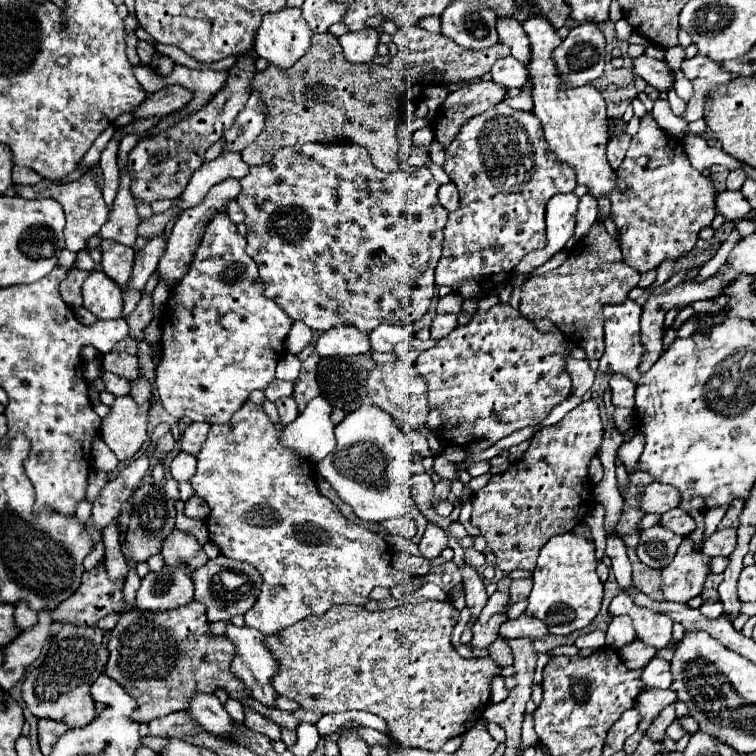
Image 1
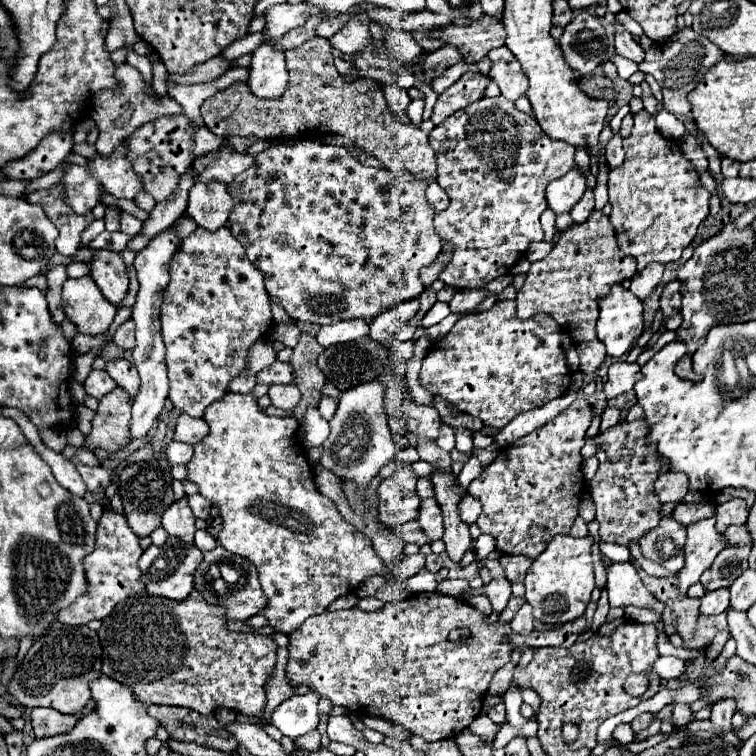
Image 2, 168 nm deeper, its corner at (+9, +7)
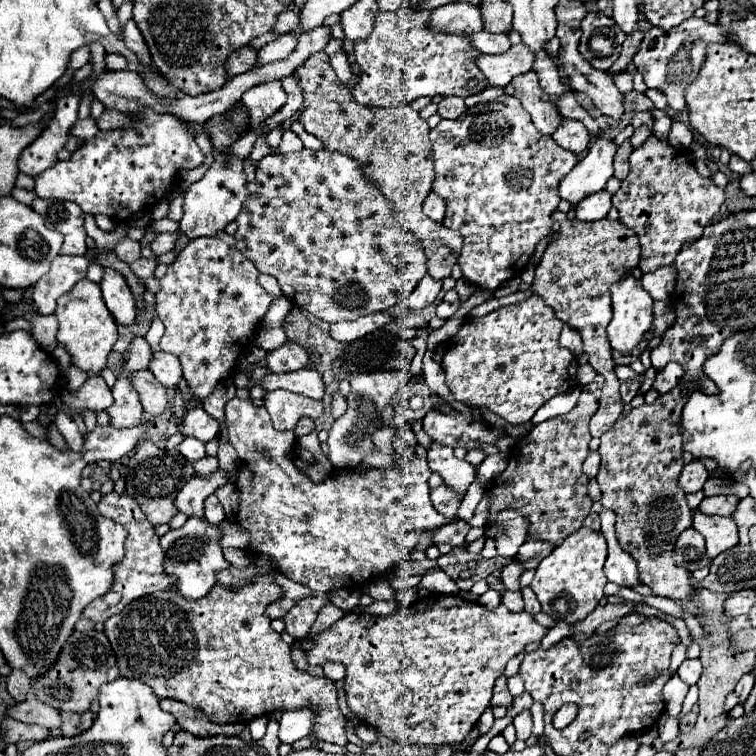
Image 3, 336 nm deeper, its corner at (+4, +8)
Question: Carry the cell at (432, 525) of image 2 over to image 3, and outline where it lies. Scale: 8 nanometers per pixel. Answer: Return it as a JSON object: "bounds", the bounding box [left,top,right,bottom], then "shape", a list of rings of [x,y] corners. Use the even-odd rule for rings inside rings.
{"bounds":[431,483,463,515],"shape":[[[441,483],[439,487],[431,489],[431,501],[435,505],[435,509],[441,513],[441,515],[455,515],[455,511],[459,509],[461,505],[461,499],[463,495],[461,493],[455,493],[451,487],[447,487],[445,483]]]}

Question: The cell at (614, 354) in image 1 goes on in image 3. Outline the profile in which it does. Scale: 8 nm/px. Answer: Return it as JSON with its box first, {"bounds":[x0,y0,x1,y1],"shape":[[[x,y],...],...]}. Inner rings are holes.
{"bounds":[607,275,653,353],"shape":[[[625,275],[611,287],[613,319],[607,327],[611,347],[629,353],[637,347],[653,321],[653,299],[643,289],[641,279]]]}

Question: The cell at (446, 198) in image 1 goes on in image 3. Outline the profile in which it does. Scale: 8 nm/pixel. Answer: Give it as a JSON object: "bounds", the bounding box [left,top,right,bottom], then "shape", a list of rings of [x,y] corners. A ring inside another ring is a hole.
{"bounds":[423,193,445,223],"shape":[[[429,193],[429,197],[423,201],[423,213],[431,221],[441,223],[443,215],[445,215],[445,203],[443,203],[443,199],[439,199],[439,195],[435,195],[435,193]]]}

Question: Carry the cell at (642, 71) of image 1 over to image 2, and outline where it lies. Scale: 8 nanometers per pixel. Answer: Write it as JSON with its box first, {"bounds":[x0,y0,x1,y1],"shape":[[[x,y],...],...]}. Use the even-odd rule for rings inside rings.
{"bounds":[616,22,644,64],"shape":[[[616,22],[616,52],[636,64],[640,64],[644,60],[644,50],[638,42],[632,40],[632,36],[624,30],[624,26],[620,26]]]}

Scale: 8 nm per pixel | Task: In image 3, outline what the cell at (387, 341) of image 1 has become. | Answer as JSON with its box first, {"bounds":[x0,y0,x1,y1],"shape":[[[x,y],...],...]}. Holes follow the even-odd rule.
{"bounds":[409,273,441,311],"shape":[[[429,273],[419,281],[419,285],[415,287],[415,291],[411,293],[409,297],[409,307],[411,311],[417,311],[417,309],[423,309],[427,305],[431,305],[435,301],[435,297],[439,295],[441,291],[441,281],[439,279],[433,279]]]}

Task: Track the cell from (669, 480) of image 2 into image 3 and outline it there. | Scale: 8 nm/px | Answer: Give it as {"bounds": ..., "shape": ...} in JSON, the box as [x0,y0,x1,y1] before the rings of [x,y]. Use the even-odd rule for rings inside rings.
{"bounds":[679,459,709,493],"shape":[[[695,459],[695,461],[691,461],[689,465],[683,467],[681,477],[679,477],[679,485],[681,485],[687,493],[695,493],[695,491],[699,491],[699,489],[705,485],[707,479],[709,479],[709,471],[705,469],[703,461]]]}

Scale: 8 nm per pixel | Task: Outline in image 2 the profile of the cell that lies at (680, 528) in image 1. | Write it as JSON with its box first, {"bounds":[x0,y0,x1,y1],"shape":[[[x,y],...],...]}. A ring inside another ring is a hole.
{"bounds":[672,504,714,526],"shape":[[[676,504],[674,512],[672,512],[672,518],[682,524],[682,526],[690,526],[702,518],[708,518],[708,516],[714,516],[714,506],[712,504]]]}

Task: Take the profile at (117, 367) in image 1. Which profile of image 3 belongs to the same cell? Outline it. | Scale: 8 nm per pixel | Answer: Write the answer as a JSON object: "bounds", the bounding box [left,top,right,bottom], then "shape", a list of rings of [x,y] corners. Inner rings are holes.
{"bounds":[133,369,169,417],"shape":[[[147,369],[147,371],[137,371],[133,377],[133,387],[137,389],[139,393],[139,399],[141,399],[141,405],[145,409],[145,413],[157,417],[165,411],[169,399],[167,399],[167,389],[153,377],[153,373]]]}

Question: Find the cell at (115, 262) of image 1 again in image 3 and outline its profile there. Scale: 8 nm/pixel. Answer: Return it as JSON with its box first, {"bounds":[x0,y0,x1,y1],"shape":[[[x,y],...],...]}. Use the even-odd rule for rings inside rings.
{"bounds":[101,269,137,325],"shape":[[[105,269],[103,281],[101,281],[101,291],[103,291],[105,305],[111,311],[115,323],[133,325],[135,317],[137,317],[135,299],[127,291],[127,285],[123,283],[123,275],[115,275],[113,271]]]}

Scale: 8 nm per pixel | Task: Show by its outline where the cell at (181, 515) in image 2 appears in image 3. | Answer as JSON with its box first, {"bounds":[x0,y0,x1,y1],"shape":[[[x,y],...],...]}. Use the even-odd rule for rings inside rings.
{"bounds":[175,469,227,517],"shape":[[[217,469],[215,473],[211,473],[209,477],[201,477],[201,475],[193,475],[185,487],[179,491],[175,505],[179,511],[183,511],[185,515],[191,517],[203,517],[203,501],[213,495],[219,487],[223,487],[227,483],[227,473],[223,469]]]}

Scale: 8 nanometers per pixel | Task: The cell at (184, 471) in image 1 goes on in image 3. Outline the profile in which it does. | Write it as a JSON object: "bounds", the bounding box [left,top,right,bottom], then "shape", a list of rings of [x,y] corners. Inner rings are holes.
{"bounds":[177,437,205,463],"shape":[[[185,437],[185,441],[183,441],[177,449],[179,449],[179,453],[181,453],[183,457],[187,457],[191,463],[205,457],[205,443],[201,443],[199,439],[193,439],[193,437]]]}

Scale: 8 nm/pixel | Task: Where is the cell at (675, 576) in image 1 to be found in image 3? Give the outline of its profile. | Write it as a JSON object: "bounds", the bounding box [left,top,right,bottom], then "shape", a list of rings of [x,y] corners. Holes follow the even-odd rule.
{"bounds":[693,511,737,559],"shape":[[[697,511],[693,527],[705,537],[707,555],[711,559],[737,545],[737,525],[731,517],[711,517]]]}

